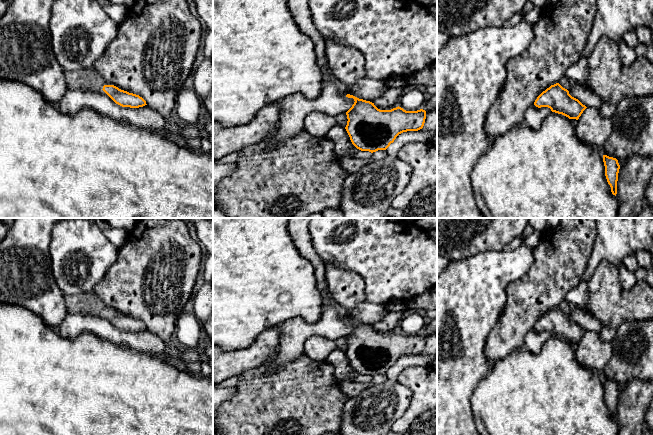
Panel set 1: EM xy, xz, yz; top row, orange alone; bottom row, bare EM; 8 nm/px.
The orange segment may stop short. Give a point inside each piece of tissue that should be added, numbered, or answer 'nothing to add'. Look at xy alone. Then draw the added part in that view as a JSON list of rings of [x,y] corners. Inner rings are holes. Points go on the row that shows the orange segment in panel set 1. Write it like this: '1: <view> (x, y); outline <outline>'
1: xy (85, 80); outline [[[64,72],[67,78],[68,89],[81,88],[102,90],[105,85],[100,78],[93,72]]]

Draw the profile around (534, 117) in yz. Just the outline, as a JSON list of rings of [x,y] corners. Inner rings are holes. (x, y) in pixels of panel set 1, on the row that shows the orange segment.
[[[533,104],[524,113],[524,124],[533,130],[538,130],[551,112],[548,107],[538,108]]]

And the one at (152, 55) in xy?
[[[135,0],[129,7],[125,20],[118,24],[116,37],[95,63],[94,73],[105,85],[114,85],[139,95],[165,119],[178,121],[175,115],[177,95],[191,73],[201,41],[201,23],[191,13],[186,0]]]

